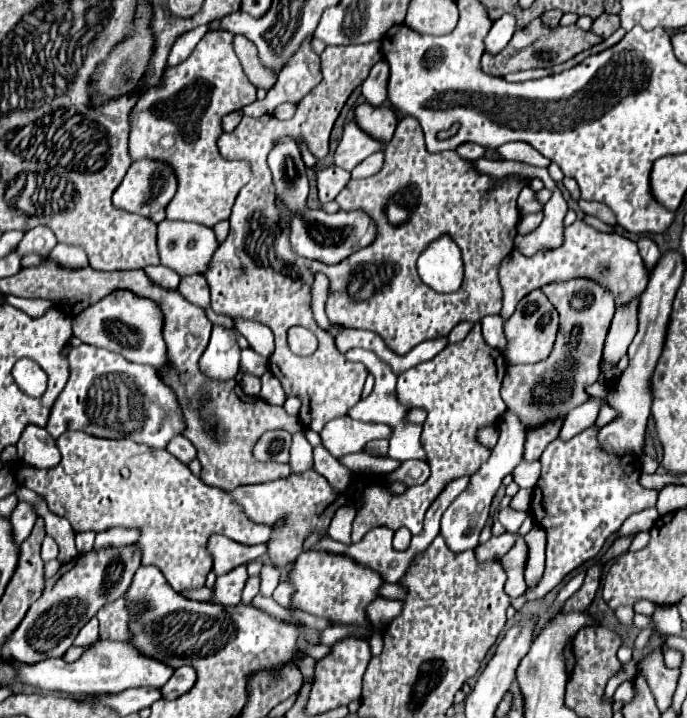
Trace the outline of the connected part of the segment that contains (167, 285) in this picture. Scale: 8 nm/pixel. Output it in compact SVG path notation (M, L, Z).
M150 265L144 271L154 283L160 283L160 287L164 287L164 289L176 289L180 283L178 273L174 273L172 269L168 269L164 265Z

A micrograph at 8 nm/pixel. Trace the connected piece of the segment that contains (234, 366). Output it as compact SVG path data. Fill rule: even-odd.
M214 325L210 343L200 359L200 369L212 379L234 379L240 365L240 347L236 335L220 325Z

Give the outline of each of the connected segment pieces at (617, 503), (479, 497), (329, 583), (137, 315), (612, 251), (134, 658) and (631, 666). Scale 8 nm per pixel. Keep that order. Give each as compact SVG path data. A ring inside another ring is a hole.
M588 427L570 441L564 439L554 439L542 453L540 463L542 463L542 473L540 479L532 491L532 503L530 511L538 527L546 531L546 569L536 587L528 587L524 597L528 601L532 599L542 599L548 591L552 591L570 571L586 563L588 559L596 557L606 543L610 535L614 535L620 525L634 513L644 511L646 507L654 507L658 493L654 490L644 489L638 479L640 479L640 459L638 455L614 455L608 453L600 447L598 439L598 427Z
M506 411L502 417L500 417L500 437L499 440L490 453L490 459L486 463L482 463L482 467L470 477L470 485L464 493L460 493L454 503L444 511L442 515L442 527L440 527L440 533L444 535L448 547L456 553L460 551L466 551L466 549L474 549L478 547L478 541L480 541L480 533L488 521L488 515L490 515L490 503L502 483L502 479L522 461L522 451L524 451L524 443L522 443L522 437L524 437L524 431L522 431L522 423L520 423L520 417L514 415L512 411Z
M304 551L292 565L288 581L294 583L294 605L310 615L328 617L334 625L368 625L364 609L378 597L378 587L384 583L380 575L360 567L344 555L322 555L322 551Z
M114 291L94 307L88 307L82 315L74 317L72 333L82 343L122 353L132 363L148 363L154 369L162 369L168 361L166 343L162 339L162 313L158 311L158 305L134 297L130 291Z
M578 219L576 223L566 227L566 243L562 249L540 251L540 255L534 255L534 257L524 257L520 251L514 251L510 257L502 261L500 283L504 289L504 305L502 305L500 317L504 321L512 317L518 301L530 291L540 289L546 283L566 281L572 277L598 279L604 287L610 287L610 291L616 297L616 305L628 303L628 299L638 297L648 283L648 273L646 273L646 267L642 265L642 257L634 241L618 233L612 233L612 235L600 233Z
M98 641L96 645L92 645L90 649L84 651L84 655L74 661L74 663L66 663L64 659L46 659L44 663L36 663L36 665L22 665L16 663L14 665L14 673L28 685L36 685L48 691L66 691L66 693L120 693L124 689L130 687L162 687L174 673L174 669L154 657L148 657L144 653L140 653L134 645L124 643L124 641Z
M631 659L629 662L622 664L620 670L610 678L605 687L605 698L612 699L613 694L617 687L626 680L636 676L639 661Z

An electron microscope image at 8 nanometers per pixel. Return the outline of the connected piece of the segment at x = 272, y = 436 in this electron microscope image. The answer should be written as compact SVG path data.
M266 431L254 447L254 457L258 461L288 463L290 443L292 443L292 435L288 431Z

